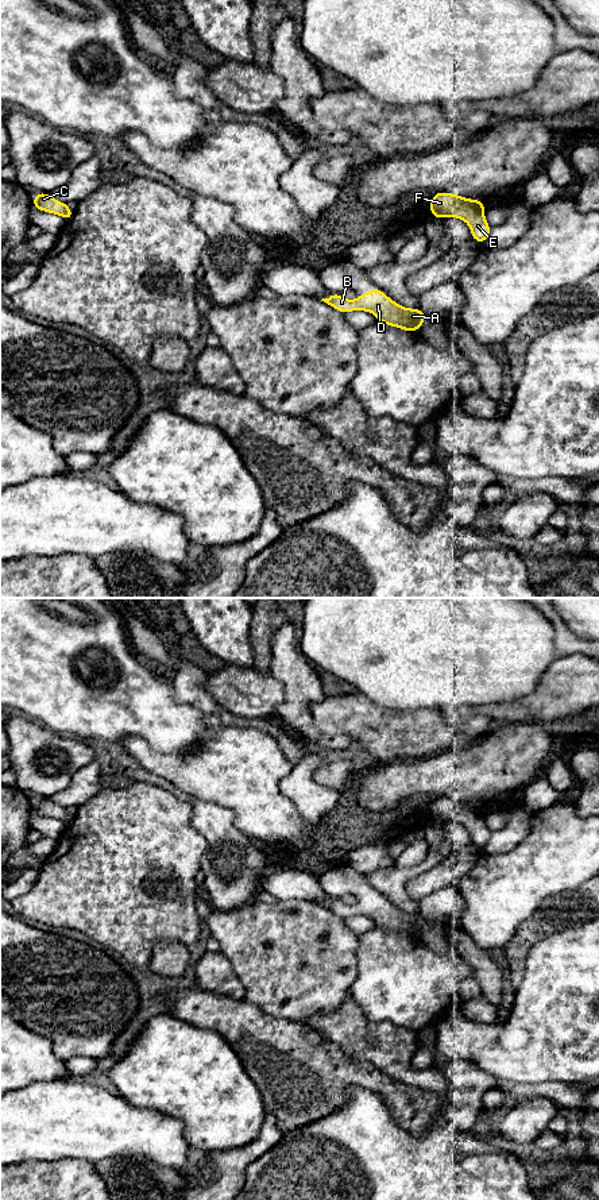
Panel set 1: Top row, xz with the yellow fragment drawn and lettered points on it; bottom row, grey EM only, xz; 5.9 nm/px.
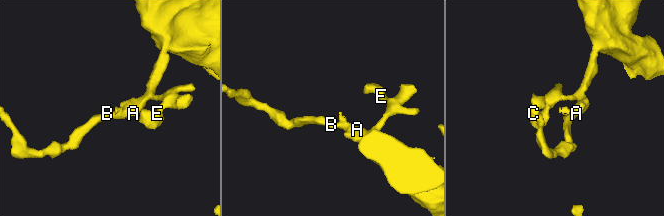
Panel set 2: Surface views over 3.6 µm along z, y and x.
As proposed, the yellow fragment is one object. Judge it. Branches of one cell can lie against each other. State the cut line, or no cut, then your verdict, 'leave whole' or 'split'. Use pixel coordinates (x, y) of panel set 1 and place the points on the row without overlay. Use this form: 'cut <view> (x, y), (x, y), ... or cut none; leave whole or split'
cut none; leave whole

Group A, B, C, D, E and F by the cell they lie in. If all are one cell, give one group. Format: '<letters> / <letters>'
A B C D E F

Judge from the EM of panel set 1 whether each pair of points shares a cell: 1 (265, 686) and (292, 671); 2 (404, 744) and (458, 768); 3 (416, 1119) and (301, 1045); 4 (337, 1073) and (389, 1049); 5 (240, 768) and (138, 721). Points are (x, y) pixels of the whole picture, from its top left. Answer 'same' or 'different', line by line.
1: different
2: different
3: same
4: different
5: different

